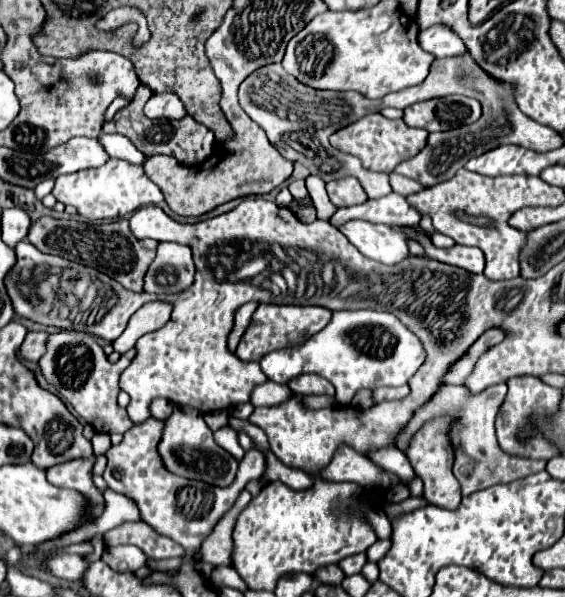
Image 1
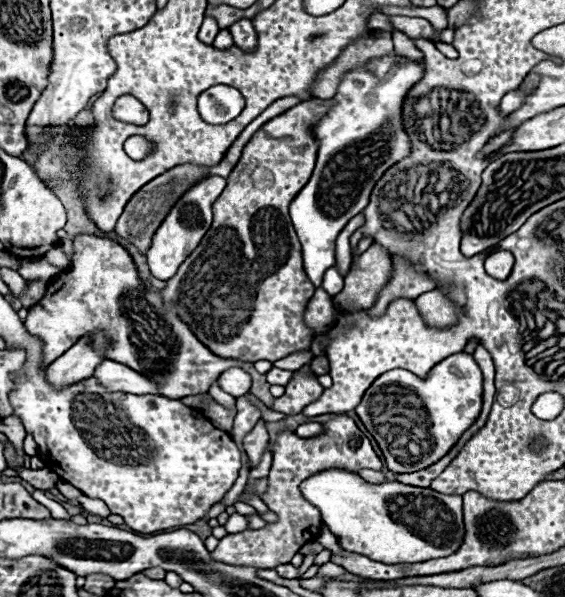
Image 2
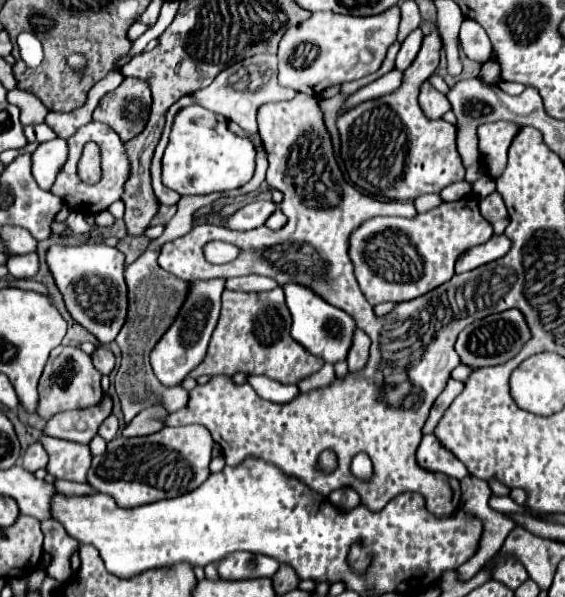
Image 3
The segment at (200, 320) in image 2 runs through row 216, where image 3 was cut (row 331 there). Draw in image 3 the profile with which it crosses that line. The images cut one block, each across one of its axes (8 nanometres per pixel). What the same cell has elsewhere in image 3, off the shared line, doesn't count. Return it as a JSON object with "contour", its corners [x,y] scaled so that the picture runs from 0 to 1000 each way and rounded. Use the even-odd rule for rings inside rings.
{"contour":[[[492,479],[478,489],[411,489],[393,492],[393,526],[386,546],[379,549],[375,570],[368,576],[365,600],[347,613],[336,630],[350,633],[358,626],[382,630],[418,623],[464,626],[499,643],[527,643],[535,633],[563,623],[573,610],[570,600],[552,596],[513,563],[517,533],[503,506],[503,486]]]}

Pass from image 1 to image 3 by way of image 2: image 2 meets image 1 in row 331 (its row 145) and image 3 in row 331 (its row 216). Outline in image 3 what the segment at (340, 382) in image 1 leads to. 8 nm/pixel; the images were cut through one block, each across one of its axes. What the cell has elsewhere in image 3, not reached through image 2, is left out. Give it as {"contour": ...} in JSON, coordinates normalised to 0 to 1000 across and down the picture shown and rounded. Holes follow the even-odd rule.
{"contour":[[[510,472],[499,479],[506,489],[506,509],[517,526],[517,566],[535,576],[545,590],[570,600],[573,606],[598,606],[609,603],[616,593],[616,583],[623,576],[623,556],[630,549],[627,536],[602,516],[581,509],[573,499],[566,499],[559,489],[552,489],[545,479]]]}

